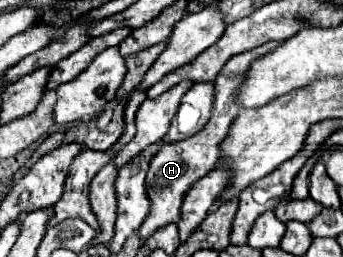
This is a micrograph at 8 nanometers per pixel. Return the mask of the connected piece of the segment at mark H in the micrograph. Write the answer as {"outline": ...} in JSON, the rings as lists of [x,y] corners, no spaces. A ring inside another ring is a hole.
{"outline":[[[268,42],[264,46],[258,46],[256,50],[248,50],[248,54],[236,54],[236,58],[230,58],[214,80],[214,86],[216,86],[214,110],[212,110],[212,116],[206,122],[206,126],[198,134],[194,134],[186,140],[162,144],[160,150],[152,156],[150,168],[146,174],[150,212],[144,218],[142,226],[138,228],[140,240],[146,240],[152,232],[156,232],[158,228],[162,228],[166,224],[176,224],[180,218],[182,198],[184,198],[188,186],[192,186],[192,182],[196,182],[198,178],[202,178],[206,172],[210,172],[212,168],[216,168],[220,164],[220,142],[222,142],[222,138],[226,138],[228,126],[230,126],[232,118],[238,114],[236,102],[232,102],[232,94],[236,94],[236,86],[240,86],[240,82],[244,78],[244,70],[248,70],[248,66],[256,58],[260,58],[260,54],[268,54],[268,50],[274,50],[276,46],[278,46],[278,42]]]}

